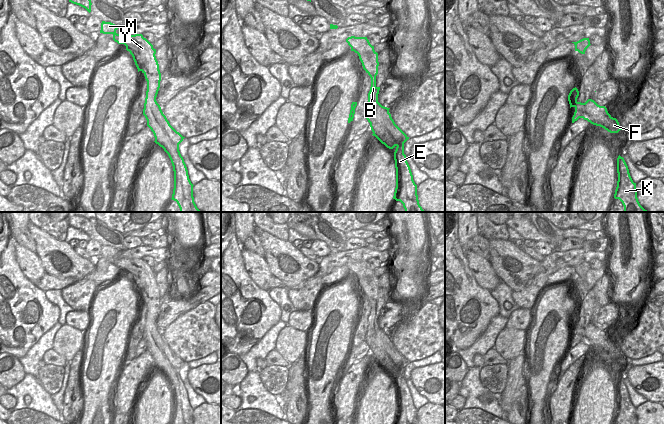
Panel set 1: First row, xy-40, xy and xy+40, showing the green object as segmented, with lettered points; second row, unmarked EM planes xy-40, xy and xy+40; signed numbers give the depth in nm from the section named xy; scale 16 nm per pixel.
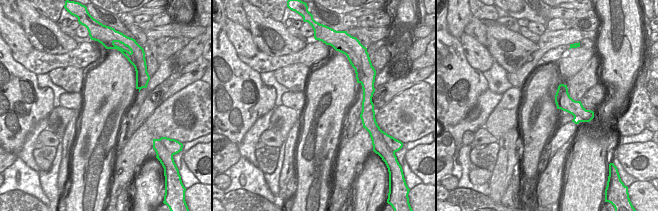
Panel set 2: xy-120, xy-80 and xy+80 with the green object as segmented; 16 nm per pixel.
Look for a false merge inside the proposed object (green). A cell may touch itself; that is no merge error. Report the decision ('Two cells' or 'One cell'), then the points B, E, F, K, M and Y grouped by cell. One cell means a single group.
Two cells. Groups: B E K M Y / F.

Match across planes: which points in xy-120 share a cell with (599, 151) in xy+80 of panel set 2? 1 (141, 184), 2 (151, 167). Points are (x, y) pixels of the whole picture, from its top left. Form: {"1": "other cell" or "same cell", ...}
{"1": "same cell", "2": "same cell"}

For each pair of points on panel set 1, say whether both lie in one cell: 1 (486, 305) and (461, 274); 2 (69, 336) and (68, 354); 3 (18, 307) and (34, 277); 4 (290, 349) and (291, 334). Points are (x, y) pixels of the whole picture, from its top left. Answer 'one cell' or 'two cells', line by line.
1: one cell
2: one cell
3: two cells
4: one cell

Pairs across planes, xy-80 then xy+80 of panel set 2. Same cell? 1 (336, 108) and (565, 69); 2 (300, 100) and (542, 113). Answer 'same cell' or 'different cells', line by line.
1: different cells
2: different cells

